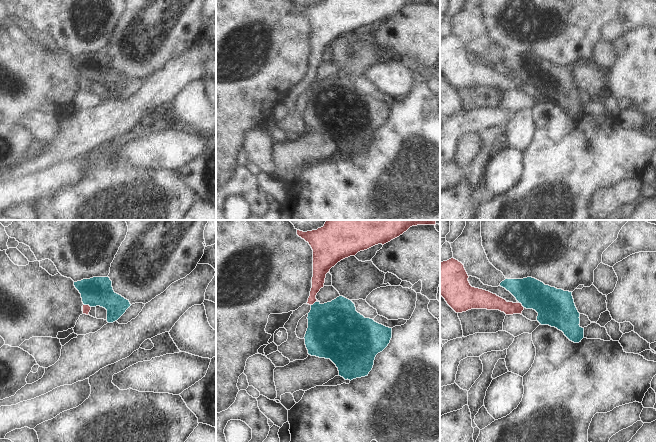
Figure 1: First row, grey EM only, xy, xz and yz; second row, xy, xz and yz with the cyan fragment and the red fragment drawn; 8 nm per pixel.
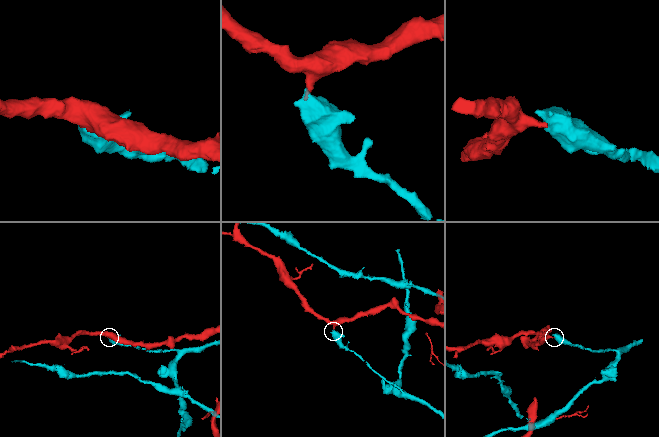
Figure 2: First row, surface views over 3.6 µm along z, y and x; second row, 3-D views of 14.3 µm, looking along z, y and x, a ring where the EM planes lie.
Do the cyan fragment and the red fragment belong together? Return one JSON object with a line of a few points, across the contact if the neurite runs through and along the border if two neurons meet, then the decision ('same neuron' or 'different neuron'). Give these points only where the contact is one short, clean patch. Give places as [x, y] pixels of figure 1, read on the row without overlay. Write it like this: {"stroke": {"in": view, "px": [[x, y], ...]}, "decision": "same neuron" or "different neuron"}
{"decision": "different neuron"}

